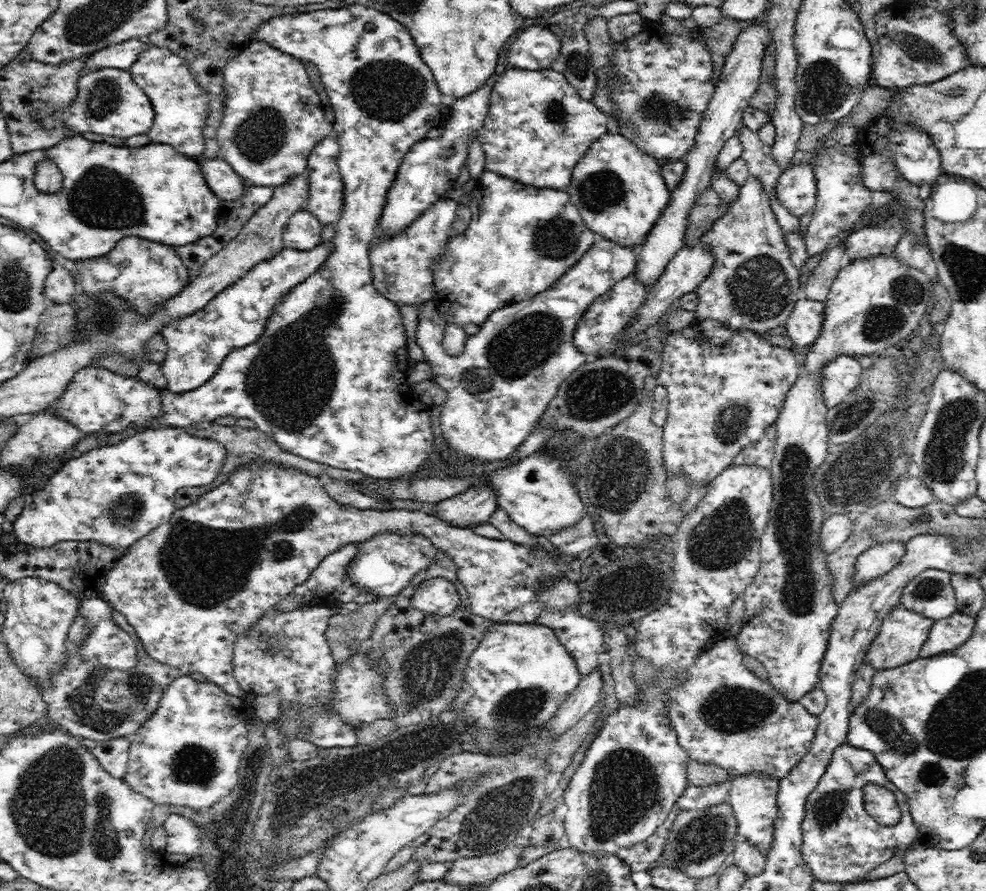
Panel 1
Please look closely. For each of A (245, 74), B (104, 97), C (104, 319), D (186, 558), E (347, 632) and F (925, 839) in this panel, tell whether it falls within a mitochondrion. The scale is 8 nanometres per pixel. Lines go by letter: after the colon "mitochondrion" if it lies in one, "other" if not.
A: other
B: mitochondrion
C: mitochondrion
D: mitochondrion
E: mitochondrion
F: other

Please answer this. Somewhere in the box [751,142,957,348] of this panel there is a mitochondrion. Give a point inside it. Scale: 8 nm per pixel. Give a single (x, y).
(879, 322)

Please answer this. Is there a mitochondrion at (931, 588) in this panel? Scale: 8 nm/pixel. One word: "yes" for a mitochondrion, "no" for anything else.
yes

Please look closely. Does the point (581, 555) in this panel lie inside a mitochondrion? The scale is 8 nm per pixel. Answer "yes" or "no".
no

